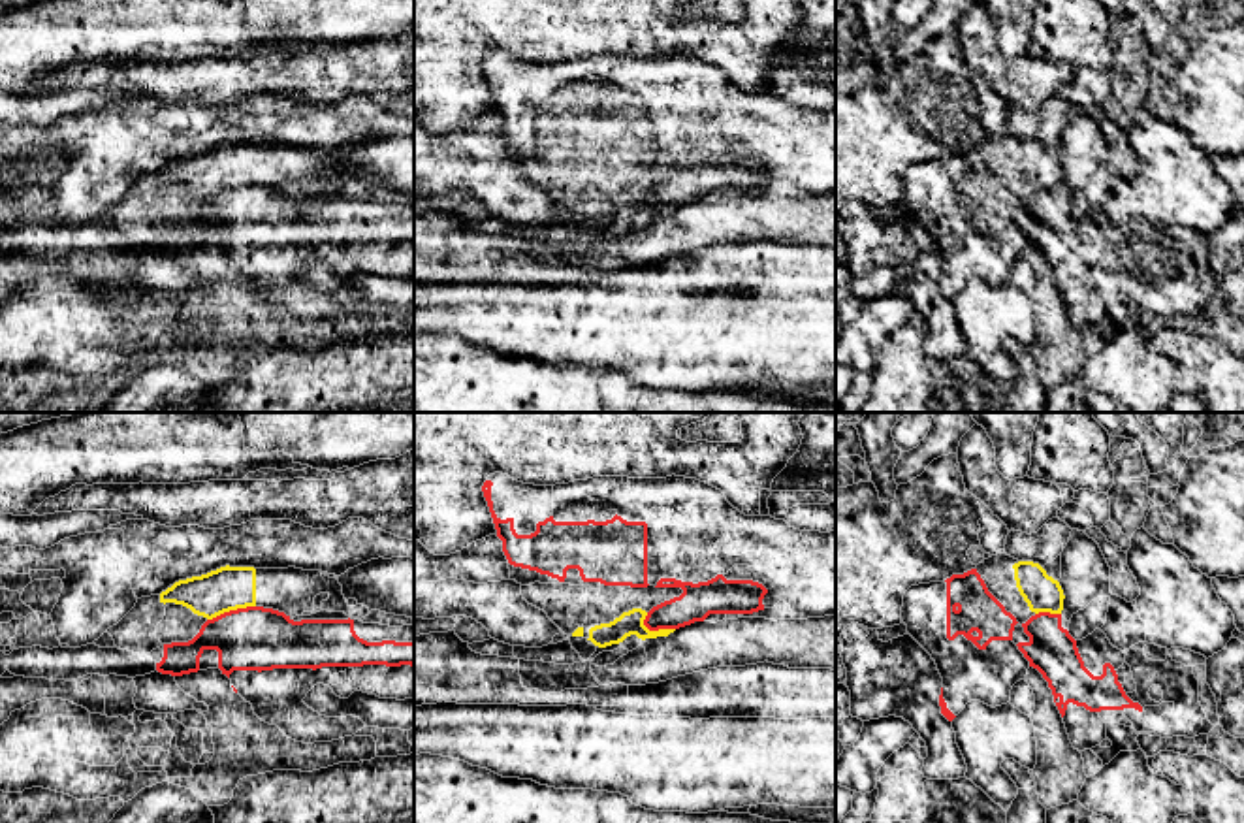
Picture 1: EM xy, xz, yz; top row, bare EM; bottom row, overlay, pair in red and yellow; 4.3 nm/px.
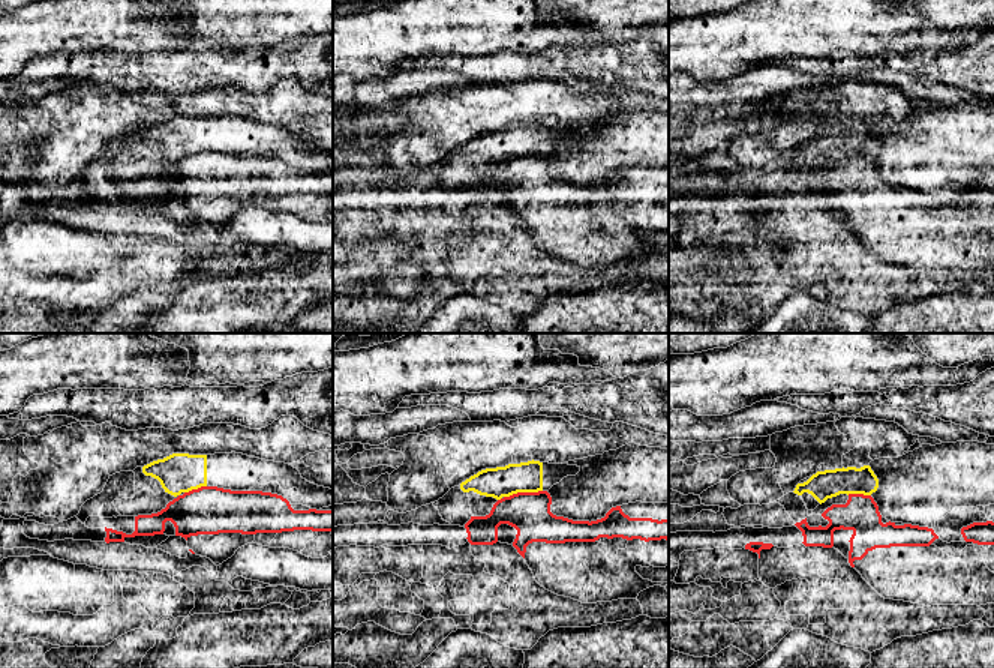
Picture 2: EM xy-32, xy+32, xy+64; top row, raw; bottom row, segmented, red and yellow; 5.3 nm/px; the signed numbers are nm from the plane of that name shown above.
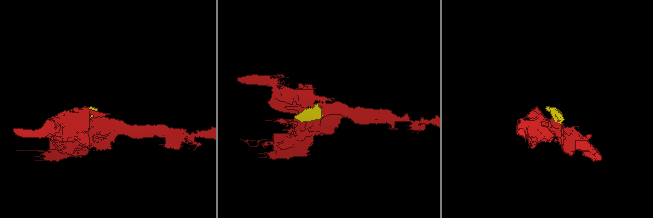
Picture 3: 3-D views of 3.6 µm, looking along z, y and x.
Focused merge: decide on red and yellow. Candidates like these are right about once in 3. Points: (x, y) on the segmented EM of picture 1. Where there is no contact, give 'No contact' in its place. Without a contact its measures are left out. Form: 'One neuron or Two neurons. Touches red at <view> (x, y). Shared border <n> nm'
Two neurons. Touches red at xy (230, 611). Shared border 220 nm

